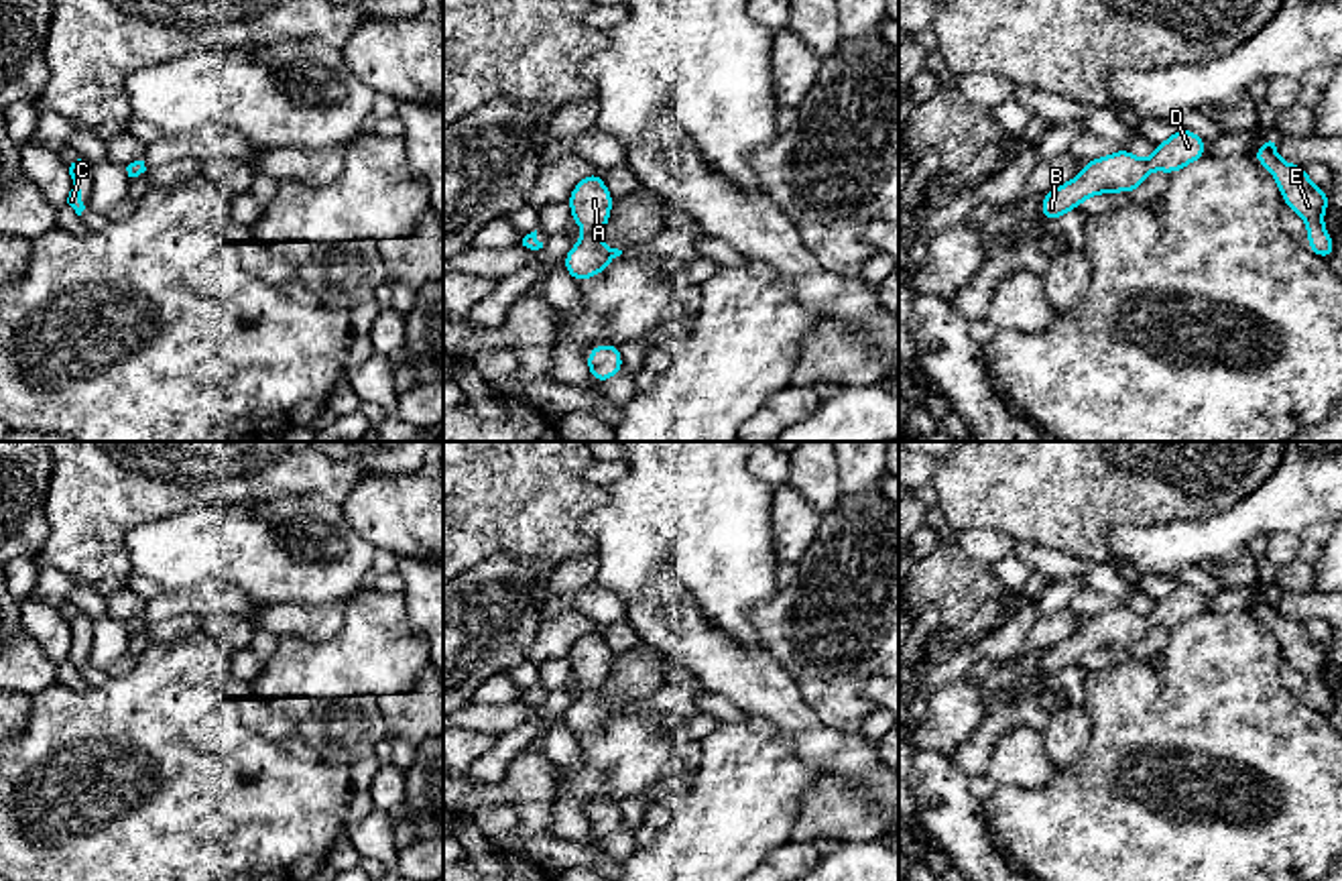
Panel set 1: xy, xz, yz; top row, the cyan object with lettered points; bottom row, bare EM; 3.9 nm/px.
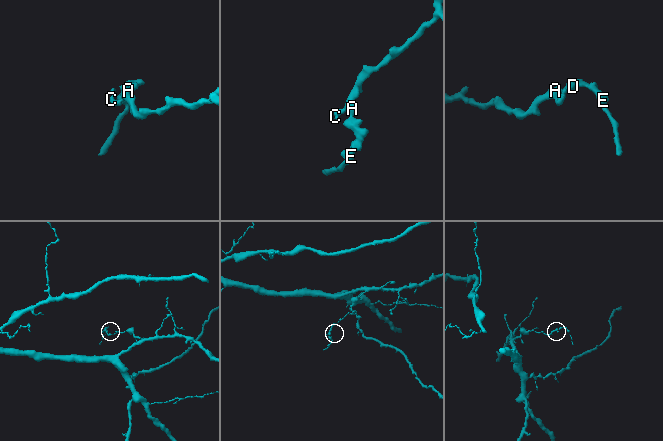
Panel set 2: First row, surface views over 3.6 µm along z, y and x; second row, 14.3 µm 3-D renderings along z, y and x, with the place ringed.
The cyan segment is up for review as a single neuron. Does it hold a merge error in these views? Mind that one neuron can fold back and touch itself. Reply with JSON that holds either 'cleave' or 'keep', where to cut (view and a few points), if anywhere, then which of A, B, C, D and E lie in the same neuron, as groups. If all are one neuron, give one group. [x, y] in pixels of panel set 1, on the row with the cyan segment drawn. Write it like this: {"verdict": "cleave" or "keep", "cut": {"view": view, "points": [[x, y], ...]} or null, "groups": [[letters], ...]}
{"verdict": "keep", "cut": null, "groups": [["A", "B", "C", "D", "E"]]}

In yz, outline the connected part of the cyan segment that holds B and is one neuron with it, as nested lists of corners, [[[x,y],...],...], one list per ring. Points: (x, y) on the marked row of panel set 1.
[[[1179,128],[1165,142],[1157,144],[1147,161],[1137,159],[1126,149],[1114,155],[1084,163],[1082,173],[1043,195],[1041,218],[1053,222],[1096,193],[1126,191],[1133,193],[1151,171],[1161,169],[1167,175],[1202,159],[1206,140],[1187,128]]]

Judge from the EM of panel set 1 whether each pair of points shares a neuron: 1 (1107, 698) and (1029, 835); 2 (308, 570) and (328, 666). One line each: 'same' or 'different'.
1: same
2: different

